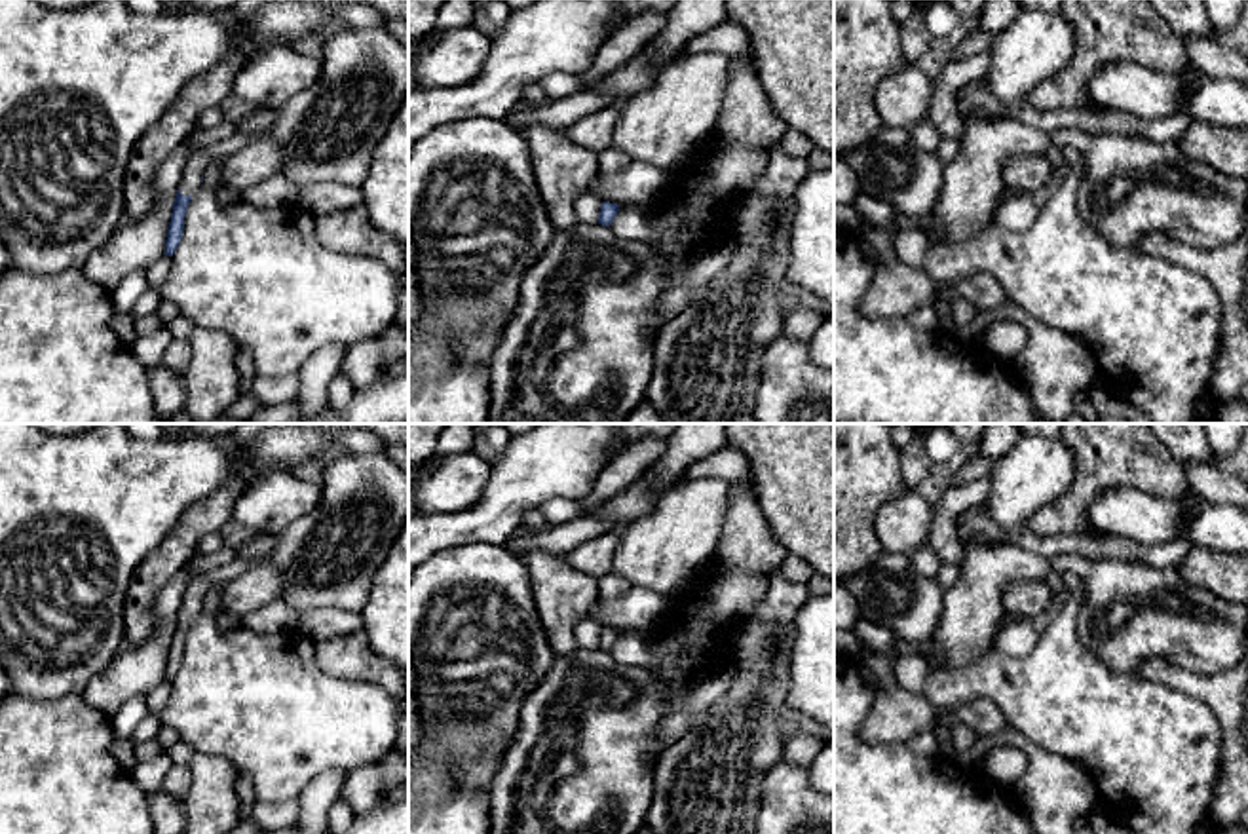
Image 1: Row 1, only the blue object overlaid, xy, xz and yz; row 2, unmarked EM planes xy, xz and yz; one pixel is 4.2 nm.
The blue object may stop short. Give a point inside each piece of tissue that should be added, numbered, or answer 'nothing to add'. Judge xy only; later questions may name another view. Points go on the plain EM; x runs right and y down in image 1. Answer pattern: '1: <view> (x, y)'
1: xy (327, 557)

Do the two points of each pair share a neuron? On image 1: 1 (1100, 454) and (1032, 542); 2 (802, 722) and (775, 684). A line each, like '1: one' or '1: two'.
1: two
2: one

